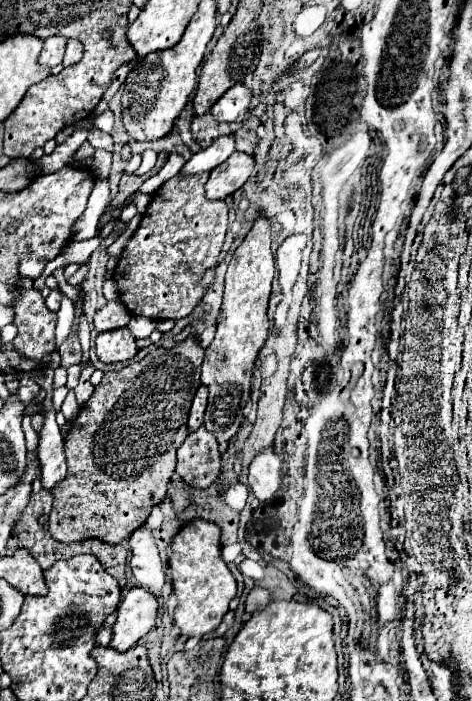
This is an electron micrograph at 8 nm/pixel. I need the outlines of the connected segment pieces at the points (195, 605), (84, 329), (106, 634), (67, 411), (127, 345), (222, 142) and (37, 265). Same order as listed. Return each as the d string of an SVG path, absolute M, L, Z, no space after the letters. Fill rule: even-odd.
M194 519L178 529L170 547L170 575L178 597L174 623L188 637L204 637L220 625L236 595L236 579L220 555L220 527L204 519Z
M82 314L79 318L79 330L78 330L78 337L80 344L82 346L82 363L80 363L80 367L84 369L86 364L90 360L89 357L89 350L90 350L90 329L88 321L84 314Z
M117 610L106 618L102 627L100 627L100 629L97 632L96 635L97 644L104 647L110 646L113 634L112 626L115 623L116 618L117 618Z
M70 391L68 393L68 397L64 399L64 403L62 403L62 409L60 411L64 411L64 415L66 417L74 417L78 411L80 411L80 407L78 407L78 403L76 403L76 397L74 397L74 391Z
M126 327L106 331L96 337L96 355L102 363L130 361L136 353L138 353L136 339Z
M234 133L230 135L222 135L220 139L216 139L210 147L202 149L200 153L194 153L192 159L184 165L184 169L180 171L180 175L192 175L192 173L200 173L200 171L210 171L212 167L218 167L228 155L232 155L236 151L234 145Z
M26 257L24 261L20 261L20 269L24 271L24 277L28 279L38 279L46 267L46 259L40 259L40 257Z

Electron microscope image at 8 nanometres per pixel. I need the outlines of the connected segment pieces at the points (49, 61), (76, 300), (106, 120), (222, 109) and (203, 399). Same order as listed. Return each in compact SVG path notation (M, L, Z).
M48 37L44 41L44 49L38 57L40 65L46 65L46 67L54 67L54 65L60 65L62 63L62 57L64 57L64 49L66 49L66 41L64 37Z
M66 266L61 267L59 269L56 269L52 273L52 275L57 279L57 281L59 283L60 290L66 296L68 296L68 298L70 298L72 300L74 307L76 309L82 309L83 310L84 304L81 303L81 298L80 298L81 289L68 284L67 279L65 278L65 275L64 275L65 267Z
M106 109L104 113L98 115L98 117L94 119L94 127L98 127L100 131L110 133L110 131L112 131L112 127L114 127L114 115L112 115L112 111L110 111L110 109Z
M240 83L228 89L224 97L220 97L212 105L210 113L216 117L216 121L226 121L226 123L244 121L250 111L250 101L252 101L252 91Z
M200 387L196 391L196 397L194 397L192 407L190 407L190 417L188 417L188 429L190 431L196 431L202 425L206 403L208 403L208 389L206 387Z

